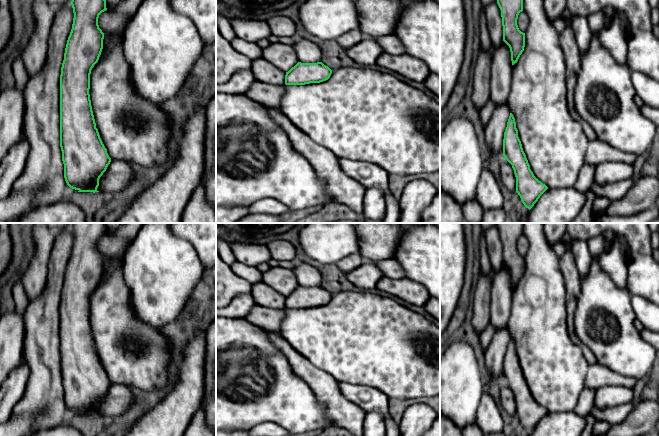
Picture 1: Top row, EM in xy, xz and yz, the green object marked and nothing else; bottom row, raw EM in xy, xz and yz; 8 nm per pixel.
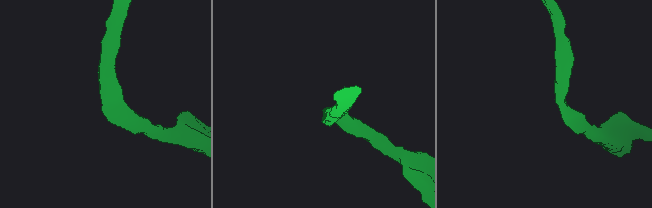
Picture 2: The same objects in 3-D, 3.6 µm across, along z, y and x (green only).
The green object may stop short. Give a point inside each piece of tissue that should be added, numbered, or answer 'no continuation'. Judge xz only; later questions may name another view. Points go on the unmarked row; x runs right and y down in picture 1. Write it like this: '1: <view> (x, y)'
1: xz (263, 295)

